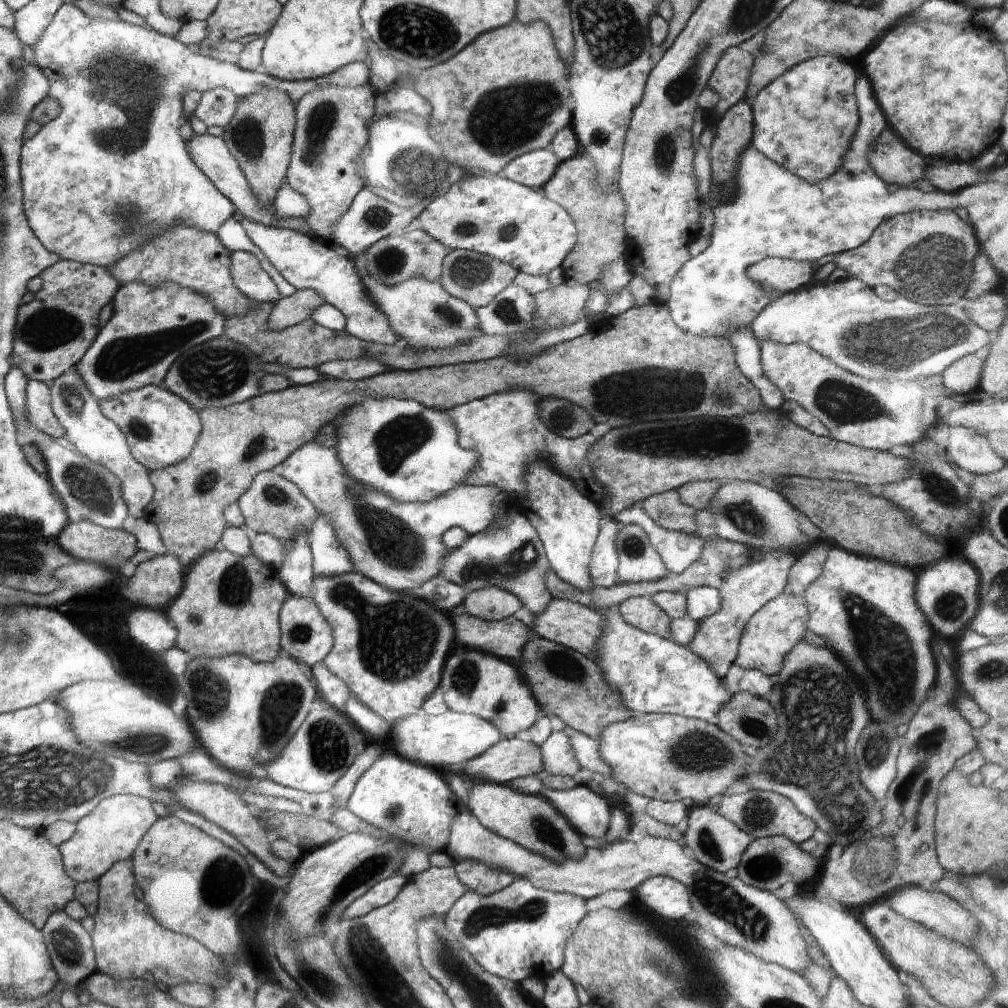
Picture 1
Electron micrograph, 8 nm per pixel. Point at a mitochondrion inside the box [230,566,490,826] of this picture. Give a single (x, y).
(401, 624)

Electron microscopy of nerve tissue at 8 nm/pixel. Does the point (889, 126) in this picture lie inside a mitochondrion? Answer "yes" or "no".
no

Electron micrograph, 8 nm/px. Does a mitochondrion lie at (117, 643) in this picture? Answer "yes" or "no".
no

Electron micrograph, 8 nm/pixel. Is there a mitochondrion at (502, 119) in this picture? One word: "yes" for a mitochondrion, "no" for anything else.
yes

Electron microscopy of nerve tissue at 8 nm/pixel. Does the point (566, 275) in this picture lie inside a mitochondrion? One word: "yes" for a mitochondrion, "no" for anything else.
no

